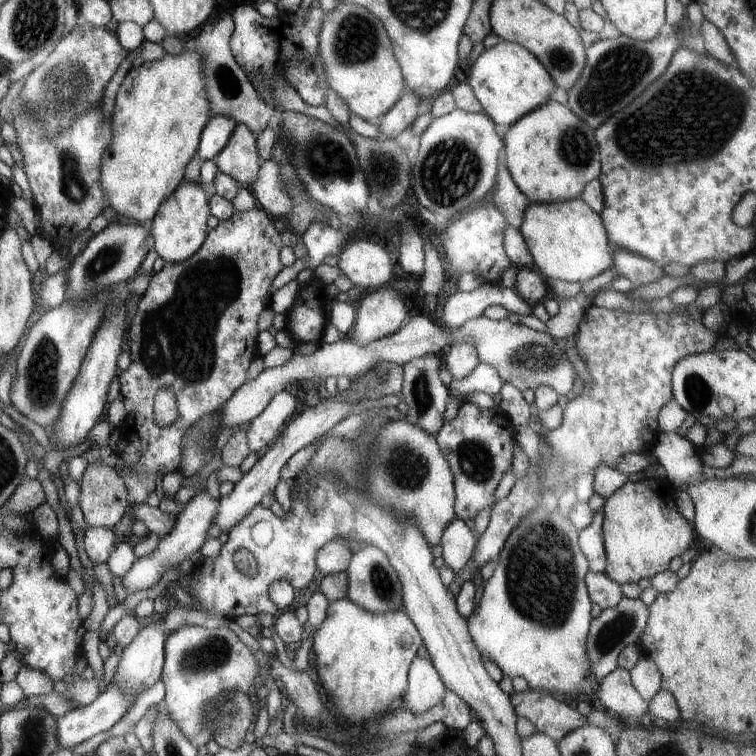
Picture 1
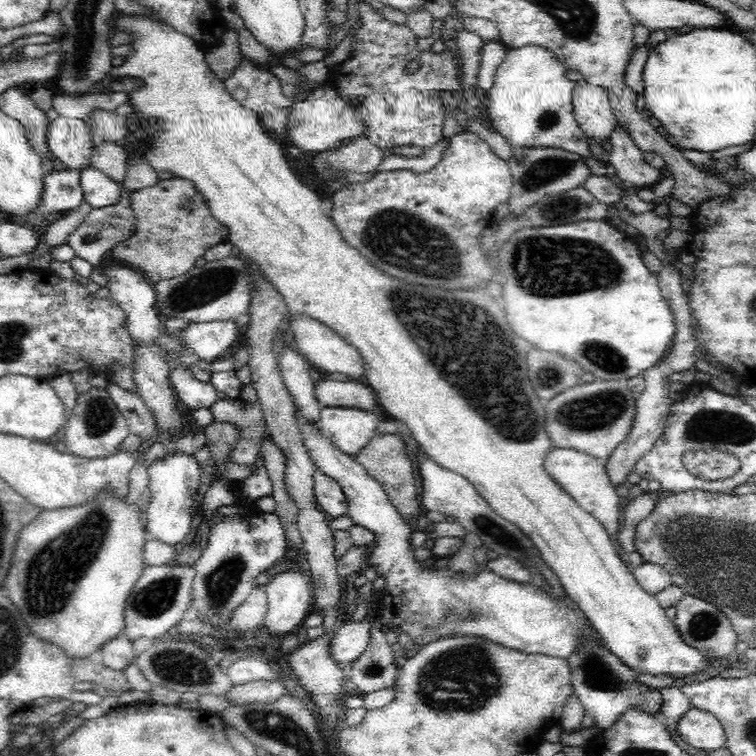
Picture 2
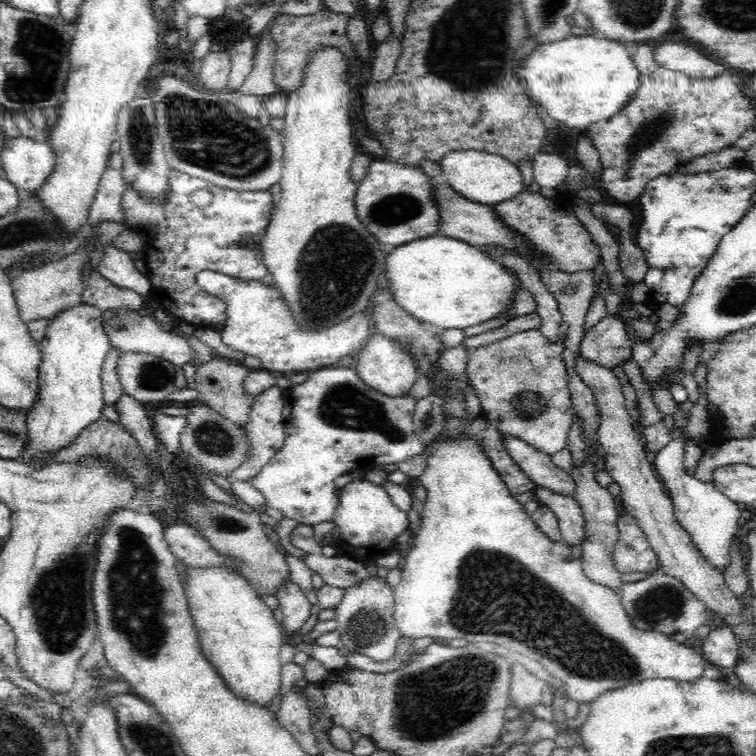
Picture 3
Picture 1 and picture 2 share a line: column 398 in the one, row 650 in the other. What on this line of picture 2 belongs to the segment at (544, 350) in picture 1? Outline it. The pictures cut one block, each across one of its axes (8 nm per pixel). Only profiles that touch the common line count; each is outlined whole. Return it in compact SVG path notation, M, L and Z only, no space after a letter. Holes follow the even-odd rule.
M348 622L332 635L330 641L331 657L341 665L352 663L366 650L370 640L370 625Z

